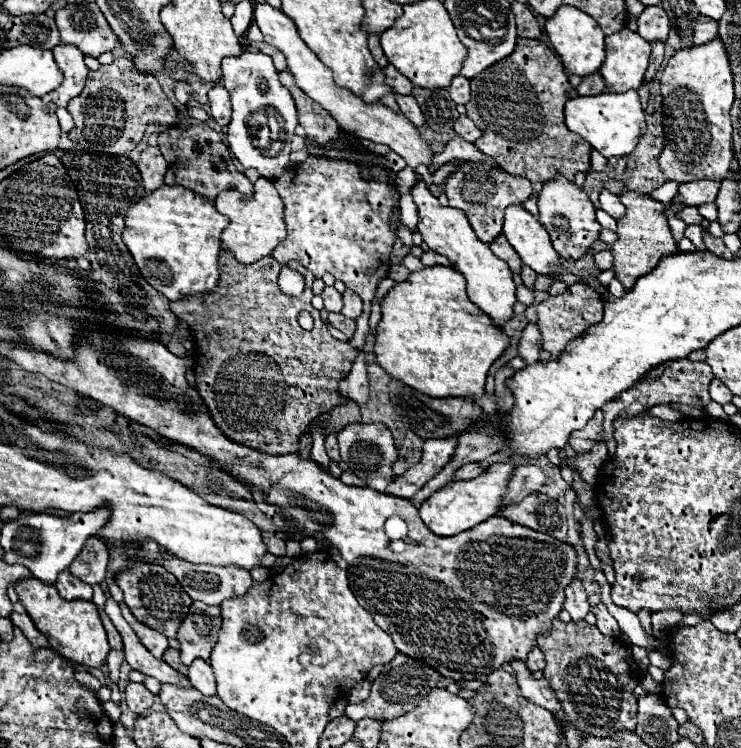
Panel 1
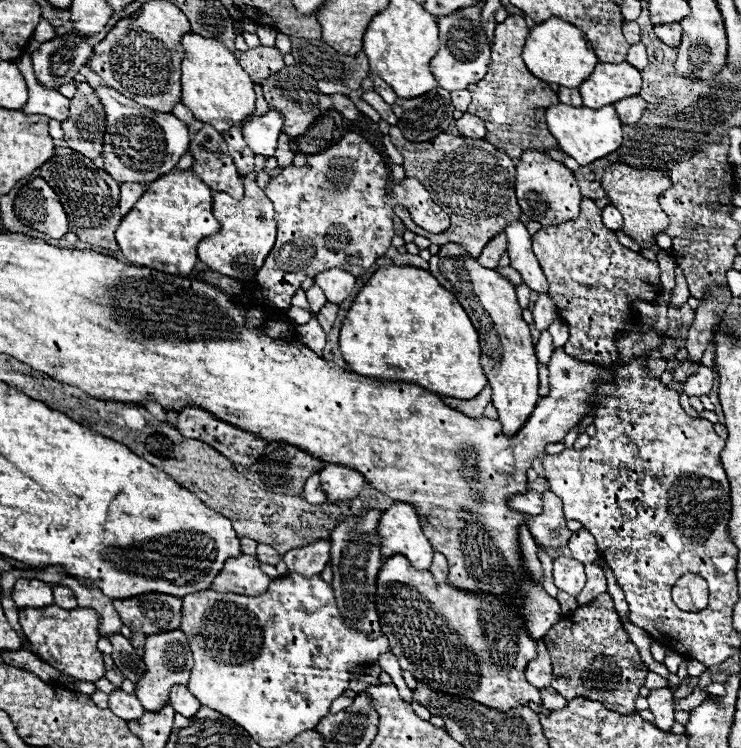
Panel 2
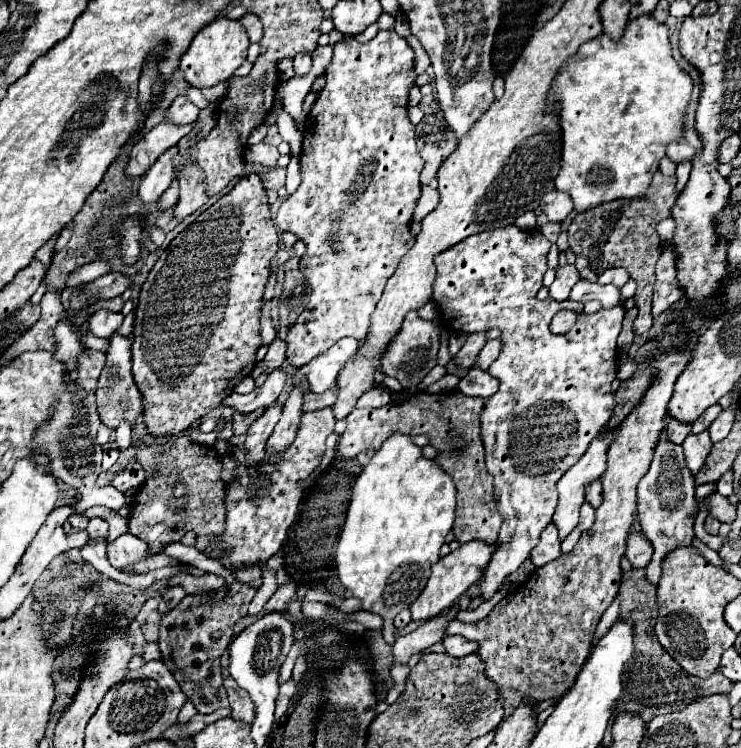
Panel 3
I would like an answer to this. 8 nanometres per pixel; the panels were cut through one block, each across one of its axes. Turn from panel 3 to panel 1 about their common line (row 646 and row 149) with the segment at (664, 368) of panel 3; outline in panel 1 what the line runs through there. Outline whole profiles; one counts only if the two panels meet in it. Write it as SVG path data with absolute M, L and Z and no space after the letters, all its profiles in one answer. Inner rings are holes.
M518 38L516 50L508 58L472 78L472 100L466 104L466 116L482 130L482 138L474 146L492 156L504 172L524 176L530 182L552 180L564 162L570 164L570 180L576 172L588 172L592 146L568 132L564 124L564 104L572 96L578 92L570 86L558 56L540 40Z

